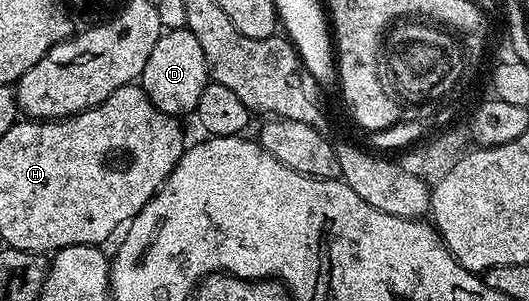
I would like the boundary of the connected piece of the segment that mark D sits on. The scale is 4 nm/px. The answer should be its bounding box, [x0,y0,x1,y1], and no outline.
[141,28,208,115]

